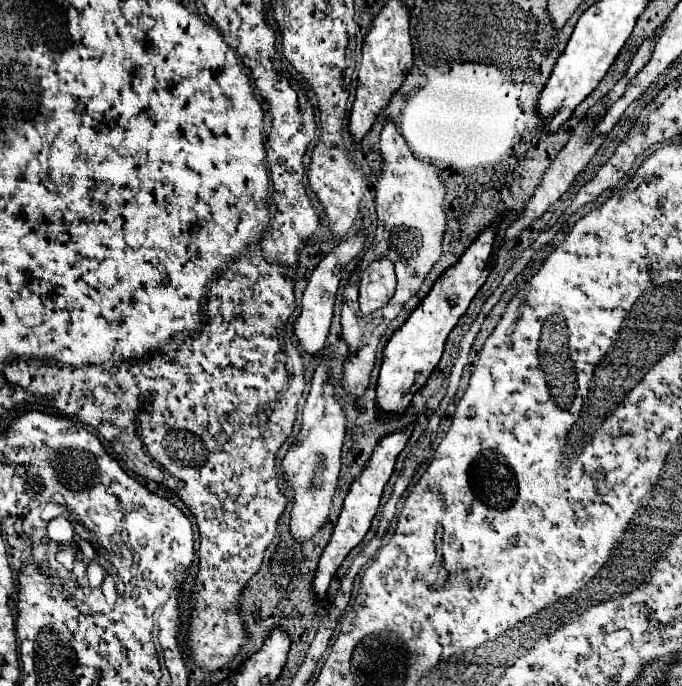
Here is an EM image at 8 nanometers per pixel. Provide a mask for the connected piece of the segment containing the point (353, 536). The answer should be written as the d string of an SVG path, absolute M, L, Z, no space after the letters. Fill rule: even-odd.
M412 425L406 427L404 431L398 431L398 433L394 433L394 435L384 437L384 439L376 445L376 449L374 449L374 453L372 453L372 459L370 459L370 463L366 465L366 469L362 471L362 475L352 483L352 487L350 487L350 491L348 491L348 495L346 495L346 499L344 499L340 517L338 517L338 521L336 521L336 525L334 525L330 543L328 543L328 547L324 549L324 553L322 553L320 561L318 561L316 577L314 577L314 581L312 581L312 585L314 585L312 589L314 589L314 595L316 595L318 601L324 599L326 589L328 589L328 585L330 585L330 579L334 577L334 573L336 573L336 569L340 567L340 563L344 561L344 557L346 557L346 555L364 539L364 535L368 533L370 521L372 521L372 517L374 517L376 511L378 511L384 485L388 483L388 479L390 479L390 475L392 475L394 461L396 461L398 453L404 449L404 445L406 445L410 433L412 433Z

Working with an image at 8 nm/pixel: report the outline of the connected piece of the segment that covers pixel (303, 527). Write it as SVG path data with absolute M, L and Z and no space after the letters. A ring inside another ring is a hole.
M318 365L314 379L312 379L310 393L302 407L300 433L280 463L284 481L294 491L294 505L292 505L292 515L290 515L290 535L298 543L312 539L316 535L316 531L328 521L332 497L338 487L340 451L342 451L344 433L346 433L344 421L346 421L346 417L342 413L342 405L334 397L334 387L328 381L326 365Z

